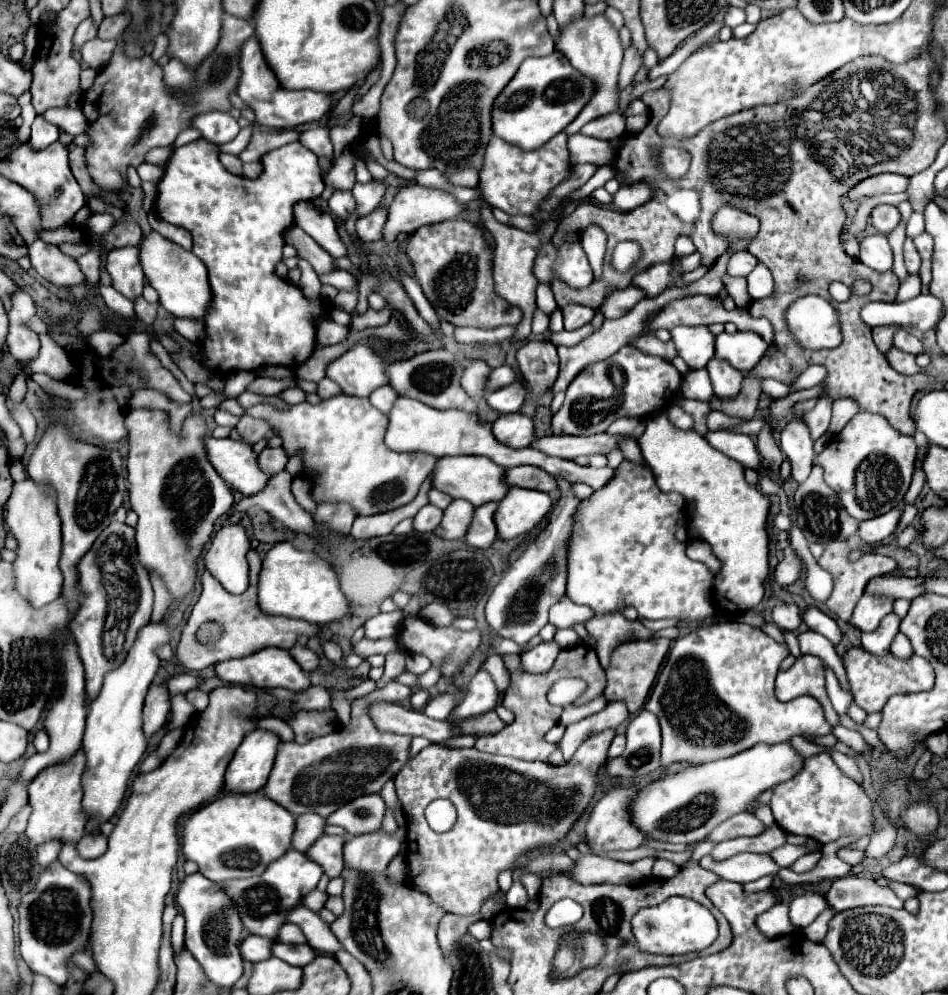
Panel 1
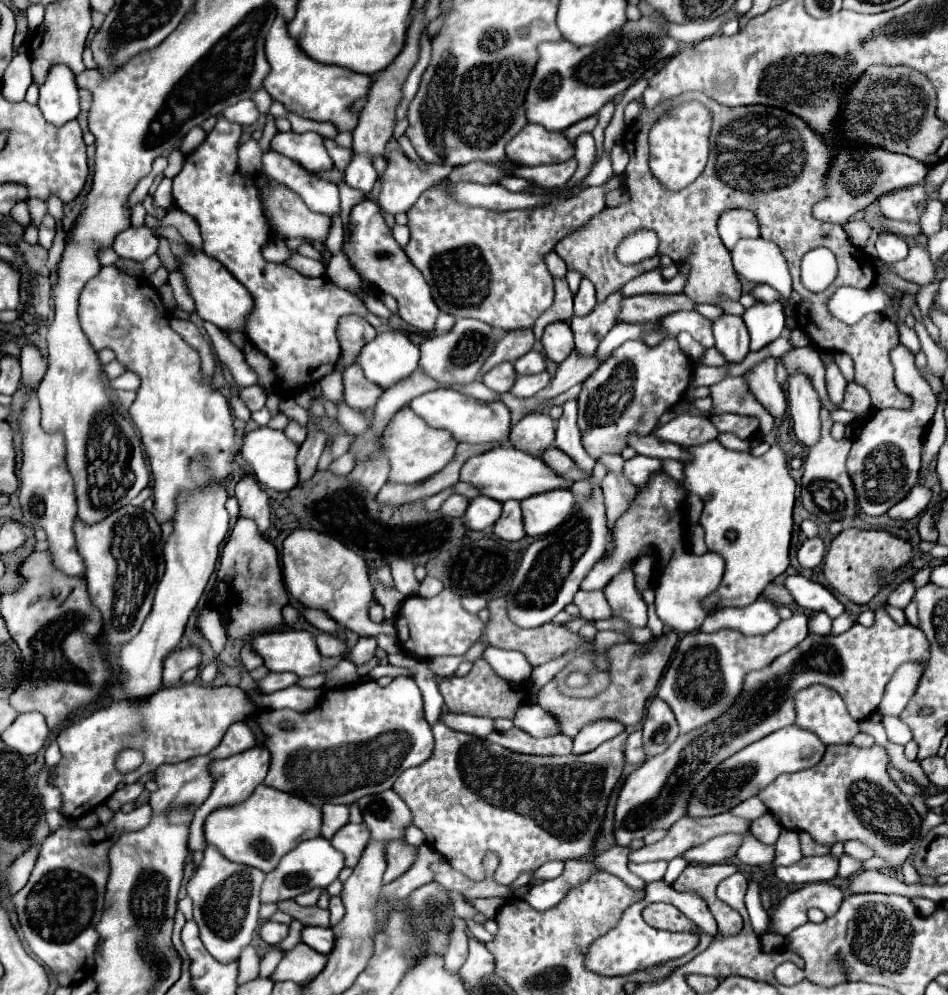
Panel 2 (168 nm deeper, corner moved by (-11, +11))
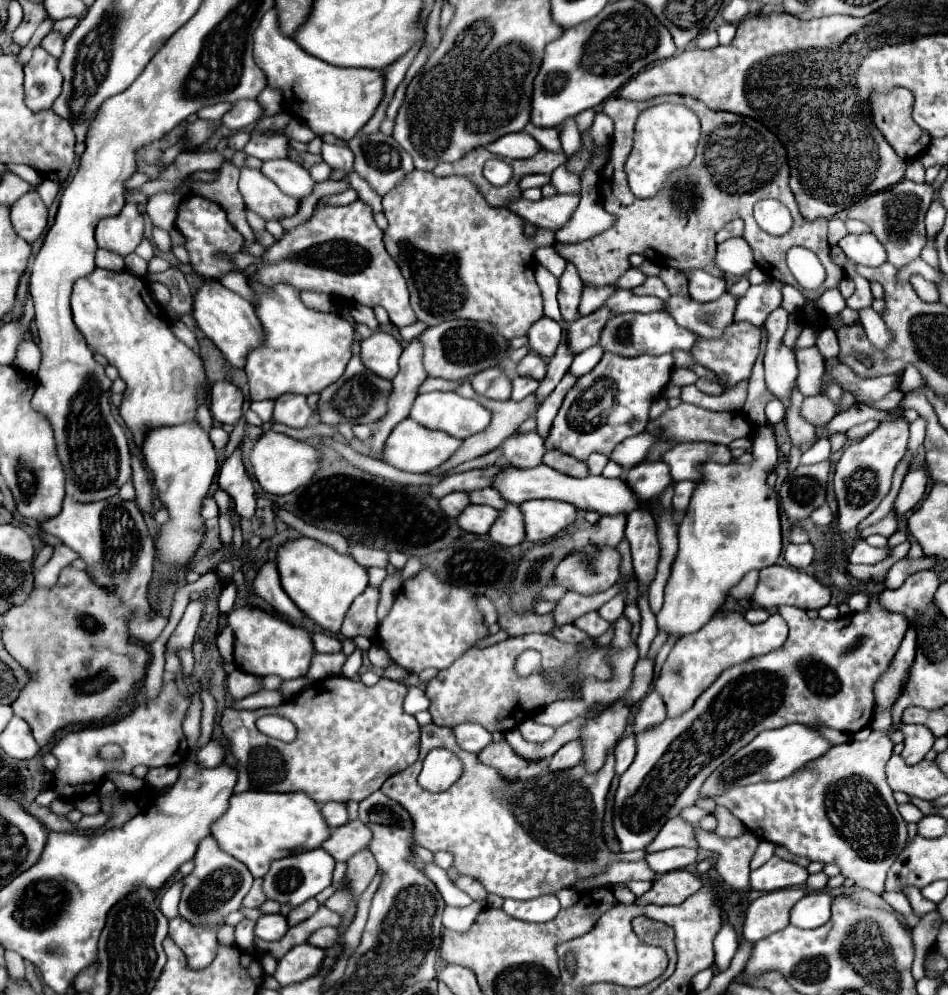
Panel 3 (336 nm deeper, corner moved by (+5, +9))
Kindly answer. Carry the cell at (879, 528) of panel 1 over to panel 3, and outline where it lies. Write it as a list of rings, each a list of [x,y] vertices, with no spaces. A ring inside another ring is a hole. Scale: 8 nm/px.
[[[908,471],[908,475],[904,477],[904,483],[900,487],[900,493],[894,501],[894,507],[892,507],[896,515],[908,513],[920,503],[920,499],[924,497],[926,481],[928,481],[928,477],[924,471]]]

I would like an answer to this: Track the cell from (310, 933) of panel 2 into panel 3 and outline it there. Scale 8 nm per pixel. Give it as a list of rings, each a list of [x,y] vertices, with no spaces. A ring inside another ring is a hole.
[[[322,927],[308,937],[308,943],[314,947],[320,947],[320,949],[328,949],[336,943],[336,939],[338,939],[336,927]]]

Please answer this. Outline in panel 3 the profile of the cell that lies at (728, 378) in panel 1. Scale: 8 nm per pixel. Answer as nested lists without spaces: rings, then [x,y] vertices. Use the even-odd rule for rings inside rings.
[[[728,291],[720,299],[708,303],[696,303],[690,297],[678,295],[672,295],[666,303],[668,313],[676,319],[676,323],[702,339],[720,339],[724,329],[732,323],[736,307],[736,299]]]

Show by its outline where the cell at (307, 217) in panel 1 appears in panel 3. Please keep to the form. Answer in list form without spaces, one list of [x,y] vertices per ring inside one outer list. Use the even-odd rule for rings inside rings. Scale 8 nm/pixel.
[[[292,159],[264,161],[260,171],[268,179],[272,179],[280,187],[280,191],[284,191],[286,195],[290,195],[290,197],[294,197],[298,201],[312,195],[314,185],[316,185],[316,181],[310,177],[310,173]]]

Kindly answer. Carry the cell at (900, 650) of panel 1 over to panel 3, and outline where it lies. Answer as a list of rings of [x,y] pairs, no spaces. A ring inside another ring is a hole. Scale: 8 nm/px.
[[[854,593],[854,595],[850,595],[848,607],[850,607],[852,613],[864,611],[864,607],[868,607],[868,595],[864,595],[864,593]]]

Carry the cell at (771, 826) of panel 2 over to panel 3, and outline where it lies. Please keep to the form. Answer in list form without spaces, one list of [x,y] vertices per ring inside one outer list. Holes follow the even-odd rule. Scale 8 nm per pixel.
[[[696,829],[696,839],[700,839],[702,849],[718,853],[716,869],[724,875],[724,882],[733,890],[744,891],[749,887],[750,859],[760,843],[752,831],[744,831],[736,839],[722,839],[708,831]]]

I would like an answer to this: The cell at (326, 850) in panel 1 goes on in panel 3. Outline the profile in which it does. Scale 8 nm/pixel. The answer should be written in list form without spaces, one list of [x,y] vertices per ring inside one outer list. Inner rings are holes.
[[[356,819],[336,827],[320,847],[326,849],[336,859],[336,863],[340,863],[340,861],[348,861],[360,849],[366,849],[370,839],[372,839],[370,829]]]

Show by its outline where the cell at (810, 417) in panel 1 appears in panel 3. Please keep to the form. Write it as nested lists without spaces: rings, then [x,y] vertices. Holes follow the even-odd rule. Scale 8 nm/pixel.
[[[818,347],[796,349],[798,359],[798,389],[804,397],[820,395],[822,379],[824,379],[824,357]]]

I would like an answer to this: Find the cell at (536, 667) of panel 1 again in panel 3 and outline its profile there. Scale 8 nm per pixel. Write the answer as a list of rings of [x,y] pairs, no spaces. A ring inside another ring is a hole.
[[[562,625],[554,629],[554,637],[564,643],[576,643],[576,641],[584,641],[586,633],[580,631],[576,625]]]

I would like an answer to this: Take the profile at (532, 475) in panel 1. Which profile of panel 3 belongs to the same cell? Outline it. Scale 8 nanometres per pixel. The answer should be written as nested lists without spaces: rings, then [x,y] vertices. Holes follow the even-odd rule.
[[[546,451],[542,463],[556,469],[556,471],[560,471],[560,473],[564,473],[564,475],[572,475],[572,477],[588,475],[588,467],[586,467],[584,461],[572,459],[570,455],[564,455],[560,451]]]

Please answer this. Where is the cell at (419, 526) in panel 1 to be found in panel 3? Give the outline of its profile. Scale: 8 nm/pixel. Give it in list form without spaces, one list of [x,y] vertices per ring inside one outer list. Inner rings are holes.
[[[448,493],[446,497],[442,497],[440,501],[440,509],[448,515],[448,517],[456,517],[470,501],[466,493]]]

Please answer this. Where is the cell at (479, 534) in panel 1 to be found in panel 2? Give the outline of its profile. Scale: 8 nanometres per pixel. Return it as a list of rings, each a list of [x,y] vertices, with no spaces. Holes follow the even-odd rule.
[[[506,501],[500,521],[492,527],[494,535],[502,541],[520,541],[526,537],[524,523],[522,523],[522,509],[520,501]]]

